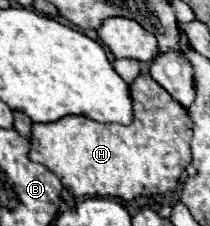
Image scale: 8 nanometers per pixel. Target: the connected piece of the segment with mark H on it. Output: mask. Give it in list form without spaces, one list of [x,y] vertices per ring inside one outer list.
[[[139,74],[129,88],[133,100],[133,122],[129,126],[101,124],[87,116],[65,116],[57,122],[33,124],[29,158],[55,172],[73,196],[111,196],[121,200],[135,200],[139,196],[153,196],[173,190],[181,172],[191,162],[187,110],[177,104],[171,94],[149,74]]]

